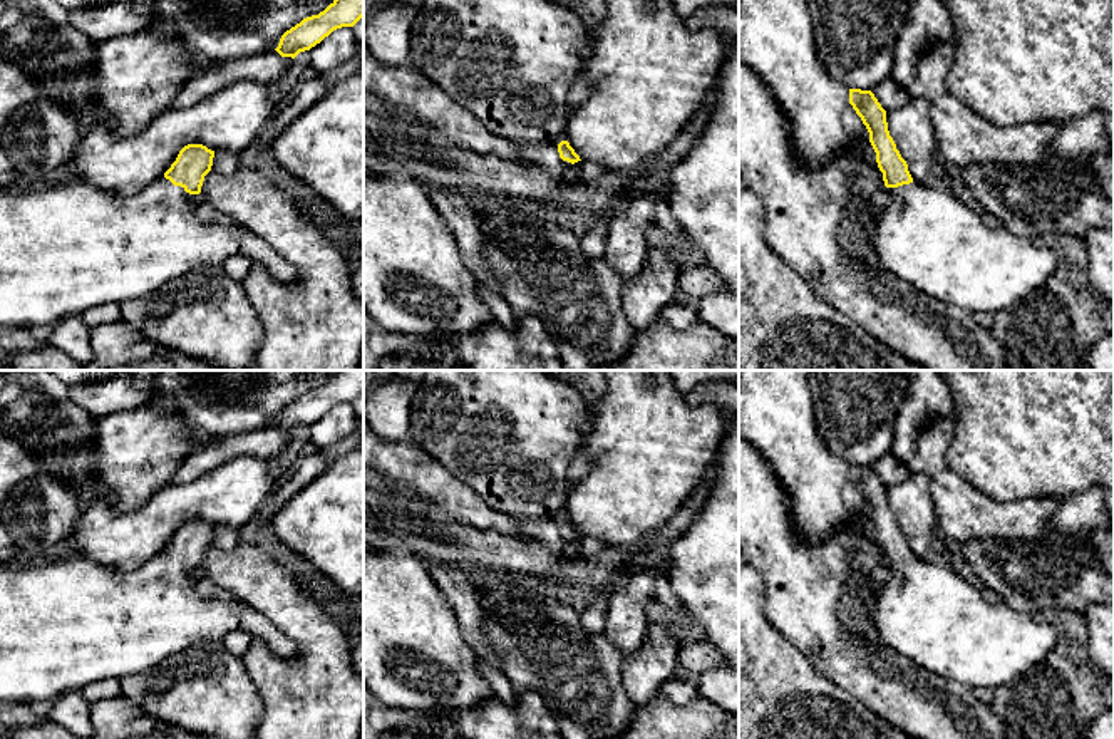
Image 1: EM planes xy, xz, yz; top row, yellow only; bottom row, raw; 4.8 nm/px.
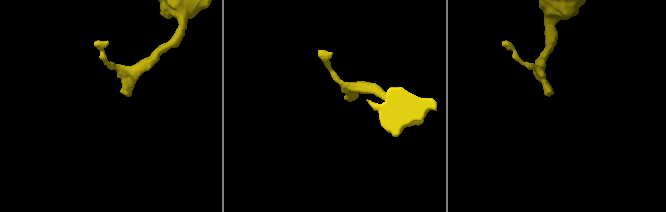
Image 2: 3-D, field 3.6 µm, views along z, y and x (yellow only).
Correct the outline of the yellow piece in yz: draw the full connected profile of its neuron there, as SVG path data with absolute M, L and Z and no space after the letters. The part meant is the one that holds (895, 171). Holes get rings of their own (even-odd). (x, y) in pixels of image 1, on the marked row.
M849 89L849 104L869 132L876 163L891 203L878 214L873 246L879 263L923 295L970 313L1010 308L1039 290L1060 268L1050 246L1037 246L1012 231L987 228L980 214L953 193L930 188L911 178L888 131L886 111L871 90Z

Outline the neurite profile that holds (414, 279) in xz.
M399 166L395 174L364 173L364 308L384 330L399 333L467 333L494 320L429 191Z

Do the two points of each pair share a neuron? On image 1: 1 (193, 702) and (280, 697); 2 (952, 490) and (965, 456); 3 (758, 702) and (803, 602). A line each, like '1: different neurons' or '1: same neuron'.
1: different neurons
2: different neurons
3: different neurons

